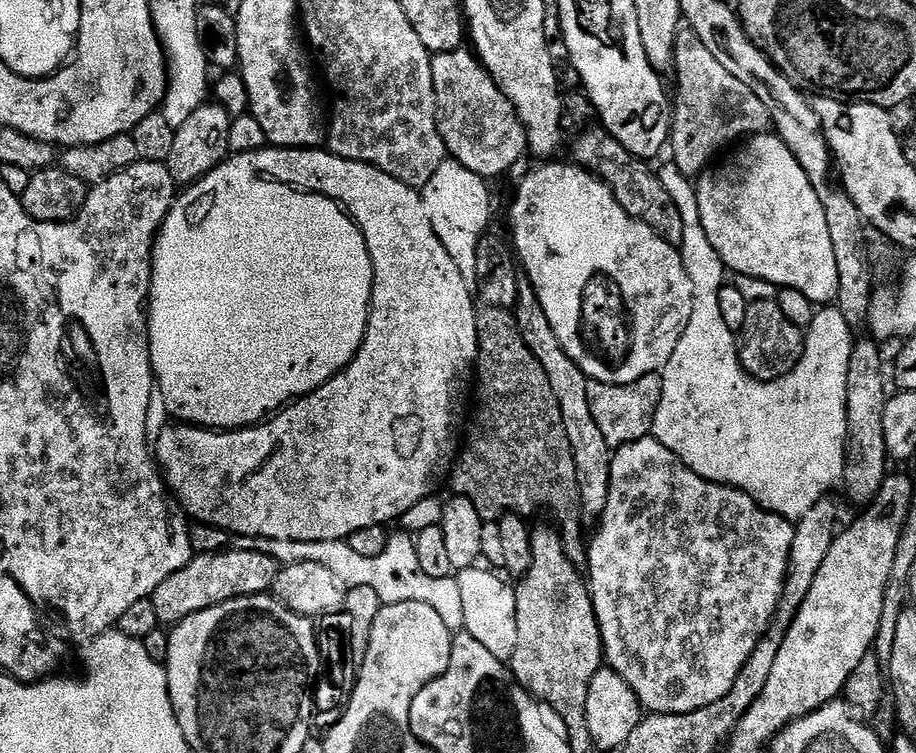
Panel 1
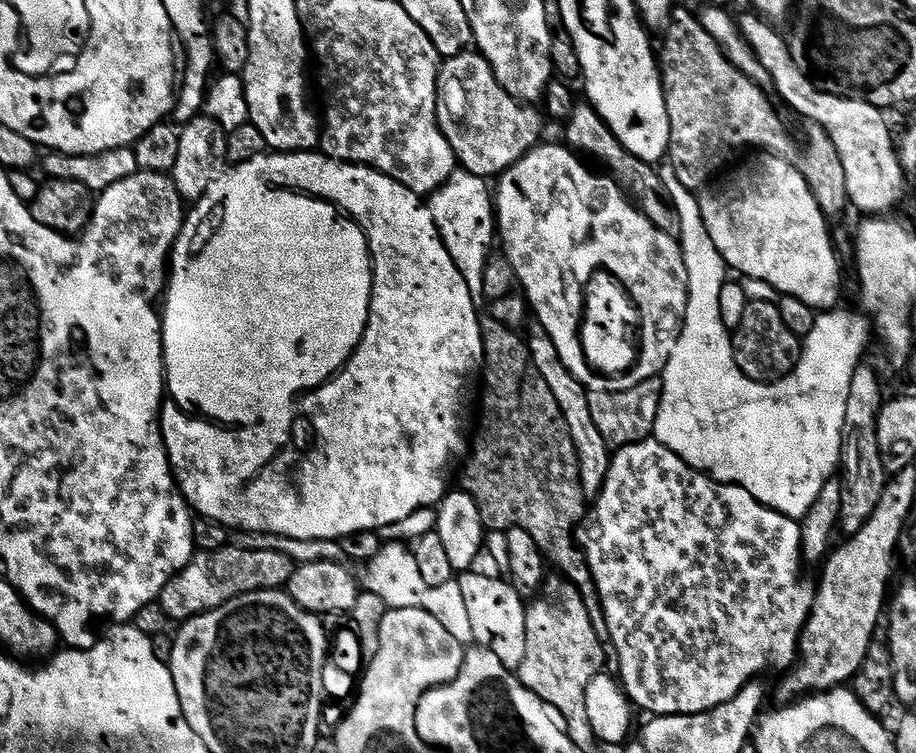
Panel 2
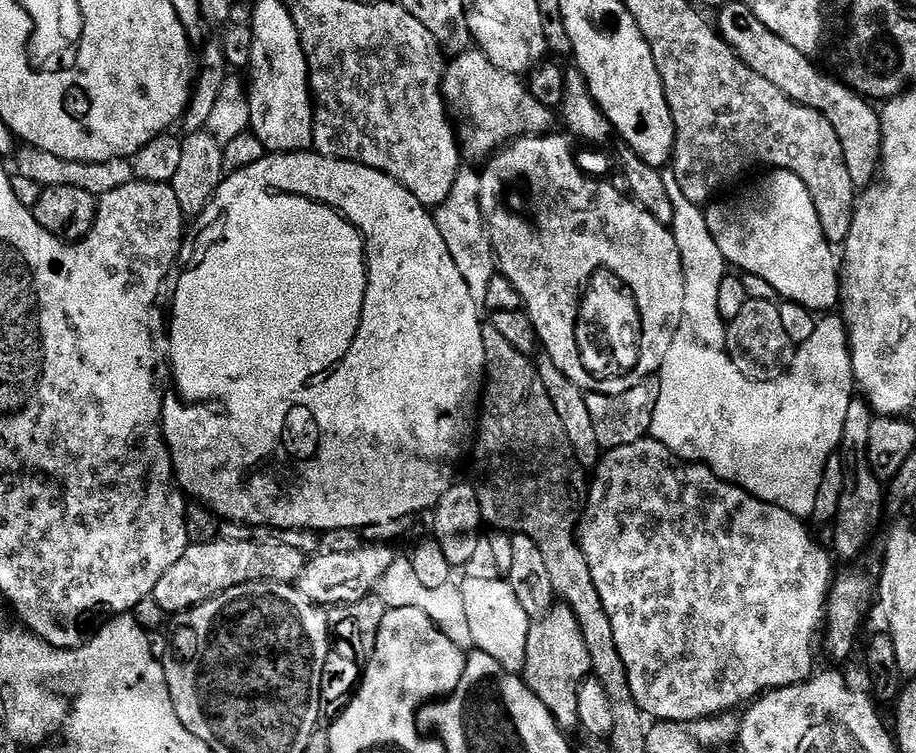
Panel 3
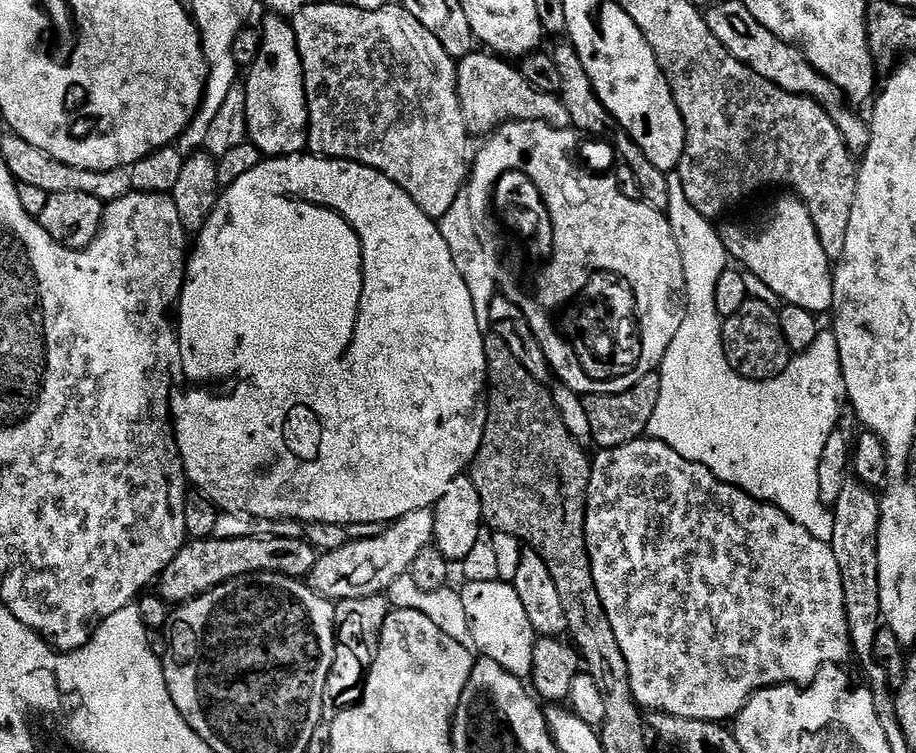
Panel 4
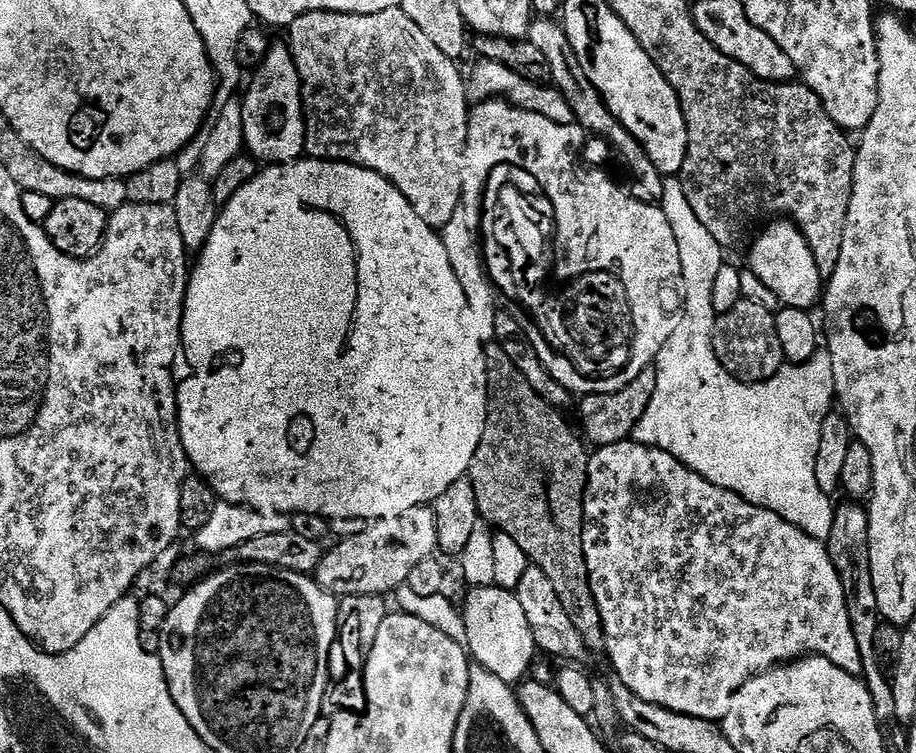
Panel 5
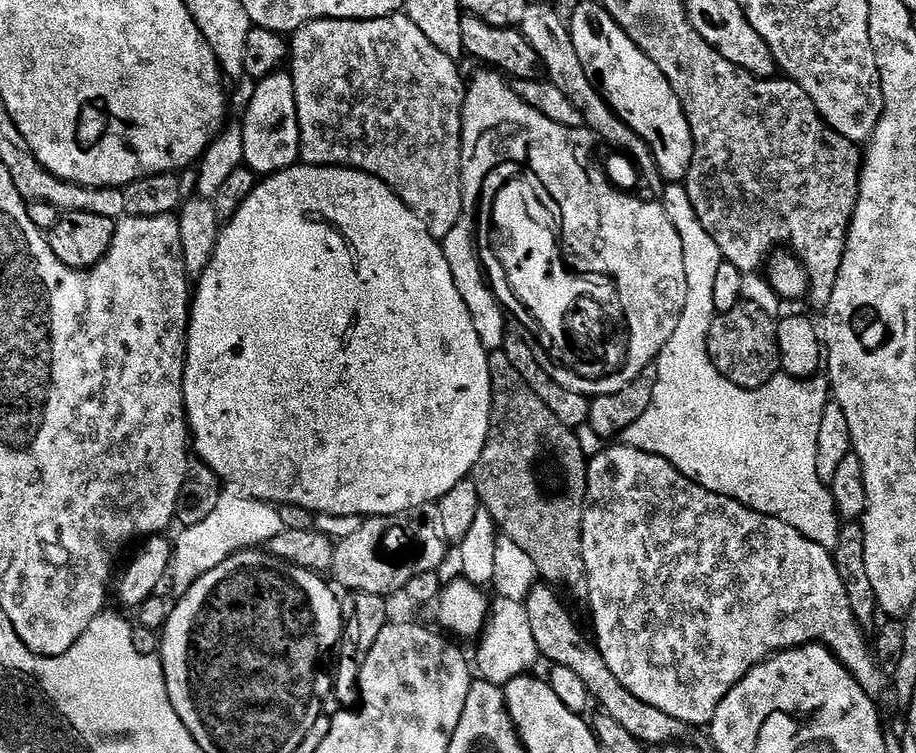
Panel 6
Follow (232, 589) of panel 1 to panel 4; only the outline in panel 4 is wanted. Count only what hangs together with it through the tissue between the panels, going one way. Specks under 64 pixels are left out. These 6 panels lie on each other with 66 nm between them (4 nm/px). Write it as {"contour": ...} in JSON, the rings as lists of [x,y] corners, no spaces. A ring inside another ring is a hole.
{"contour":[[[255,535],[229,540],[188,540],[174,562],[170,562],[170,566],[166,566],[166,570],[159,576],[158,595],[167,600],[169,605],[179,606],[234,578],[249,576],[255,572],[307,578],[314,570],[317,559],[316,549],[311,548],[305,539]]]}

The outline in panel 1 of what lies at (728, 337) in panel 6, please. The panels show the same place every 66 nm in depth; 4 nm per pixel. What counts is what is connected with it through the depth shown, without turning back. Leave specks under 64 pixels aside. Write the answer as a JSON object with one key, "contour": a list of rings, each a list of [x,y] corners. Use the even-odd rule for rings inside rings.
{"contour":[[[775,298],[771,300],[753,300],[746,310],[746,322],[738,333],[738,359],[745,372],[755,380],[780,380],[798,366],[804,353],[805,333],[778,306]]]}

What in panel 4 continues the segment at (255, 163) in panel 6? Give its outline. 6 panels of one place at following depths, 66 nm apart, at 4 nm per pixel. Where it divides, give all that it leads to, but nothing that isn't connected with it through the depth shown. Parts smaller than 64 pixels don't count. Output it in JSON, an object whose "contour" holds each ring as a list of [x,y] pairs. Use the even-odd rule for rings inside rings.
{"contour":[[[268,14],[265,17],[264,24],[262,23],[258,58],[255,64],[247,69],[248,80],[243,81],[246,90],[247,139],[264,158],[298,155],[308,147],[308,103],[304,89],[302,58],[298,54],[298,42],[294,38],[291,23],[279,14]]]}

